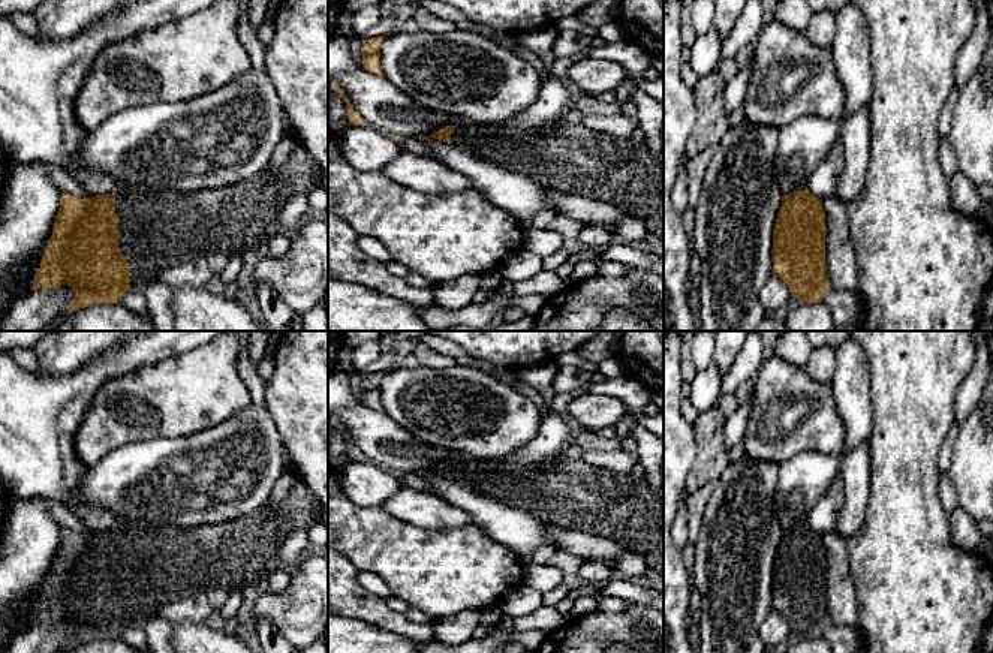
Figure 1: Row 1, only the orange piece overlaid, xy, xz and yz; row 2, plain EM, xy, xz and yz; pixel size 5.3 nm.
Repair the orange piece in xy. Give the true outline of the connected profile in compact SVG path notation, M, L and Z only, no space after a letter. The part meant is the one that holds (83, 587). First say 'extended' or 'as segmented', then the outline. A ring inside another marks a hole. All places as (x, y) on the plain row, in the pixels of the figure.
extended; M298 479L279 505L219 524L184 529L132 523L93 533L61 529L52 571L31 626L70 622L75 632L67 640L69 647L120 638L130 626L144 628L171 602L213 587L243 590L267 577L268 565L286 538L297 529L309 530L318 521L321 503Z

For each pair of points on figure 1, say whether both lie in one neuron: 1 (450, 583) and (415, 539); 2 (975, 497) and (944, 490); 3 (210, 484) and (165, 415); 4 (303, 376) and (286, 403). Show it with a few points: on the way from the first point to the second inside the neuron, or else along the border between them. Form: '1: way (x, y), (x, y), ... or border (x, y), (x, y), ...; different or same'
1: way (439, 572), (417, 550); same
2: border (947, 475), (959, 505); different
3: border (213, 427), (183, 436), (144, 441); different
4: way (303, 382), (303, 387), (292, 397); same

